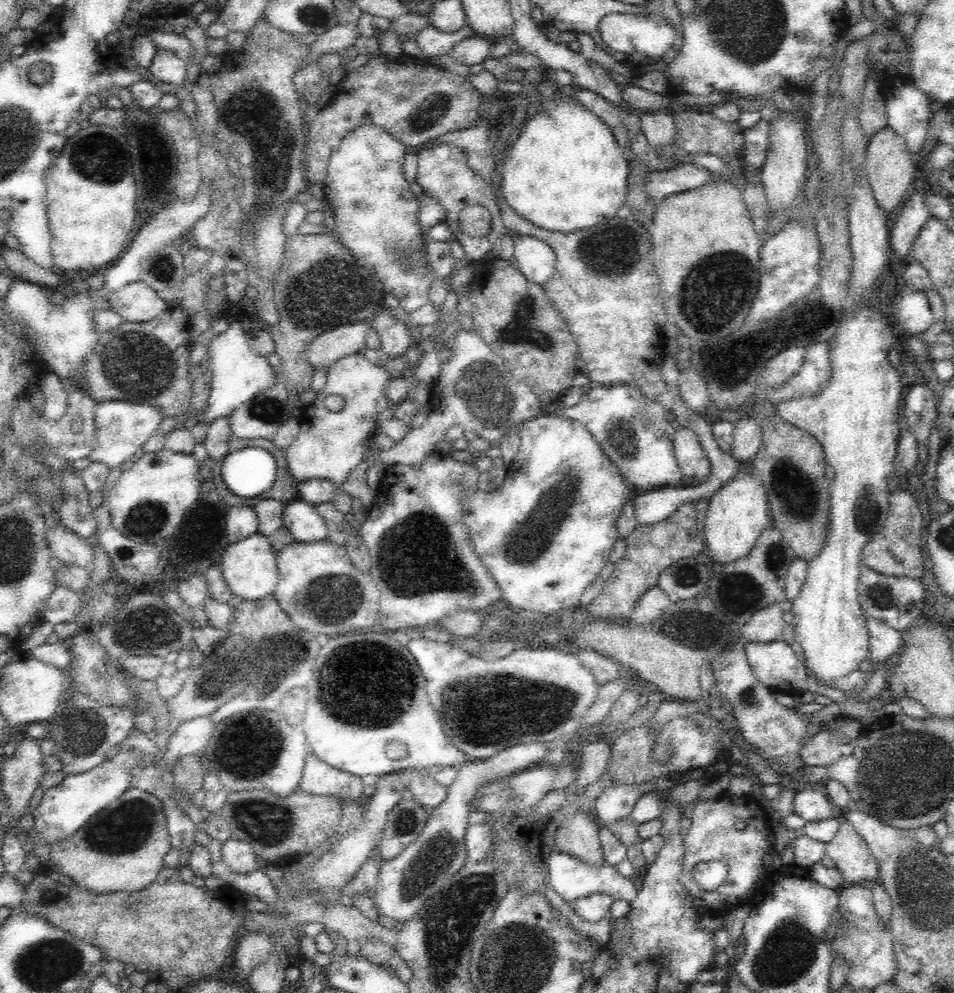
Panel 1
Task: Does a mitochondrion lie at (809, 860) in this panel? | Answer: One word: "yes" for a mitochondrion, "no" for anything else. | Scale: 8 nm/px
no

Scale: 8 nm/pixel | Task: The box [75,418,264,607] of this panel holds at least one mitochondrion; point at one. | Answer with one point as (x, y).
(144, 521)

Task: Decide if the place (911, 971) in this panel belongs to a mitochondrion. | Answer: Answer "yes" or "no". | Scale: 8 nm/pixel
no

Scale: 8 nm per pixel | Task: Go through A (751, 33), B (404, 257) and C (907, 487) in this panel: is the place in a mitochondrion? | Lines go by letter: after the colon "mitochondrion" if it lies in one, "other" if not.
A: mitochondrion
B: mitochondrion
C: other

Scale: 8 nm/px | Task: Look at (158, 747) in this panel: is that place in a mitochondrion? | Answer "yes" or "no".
no

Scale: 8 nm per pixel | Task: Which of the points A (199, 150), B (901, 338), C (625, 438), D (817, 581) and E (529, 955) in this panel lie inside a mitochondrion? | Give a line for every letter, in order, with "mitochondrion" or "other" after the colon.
A: other
B: other
C: mitochondrion
D: other
E: mitochondrion

